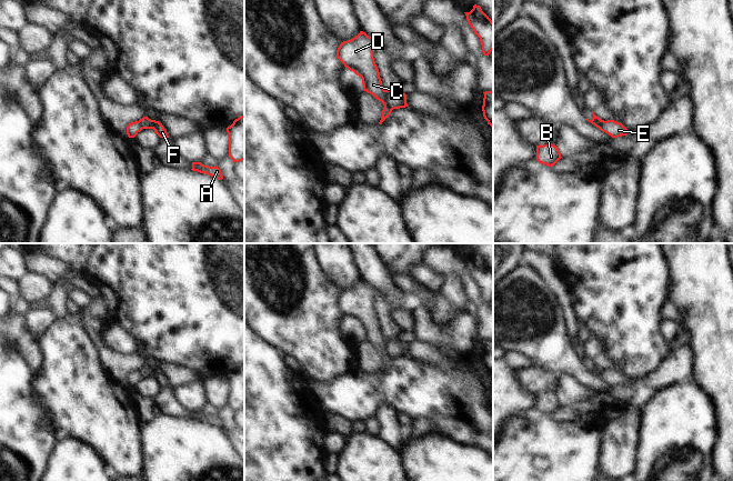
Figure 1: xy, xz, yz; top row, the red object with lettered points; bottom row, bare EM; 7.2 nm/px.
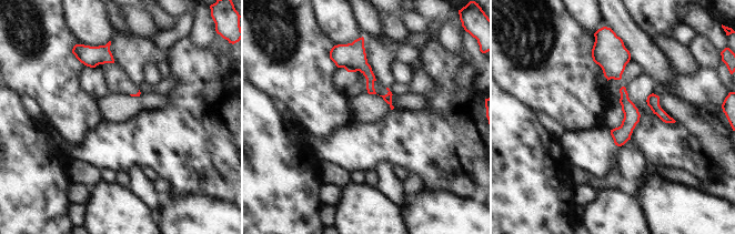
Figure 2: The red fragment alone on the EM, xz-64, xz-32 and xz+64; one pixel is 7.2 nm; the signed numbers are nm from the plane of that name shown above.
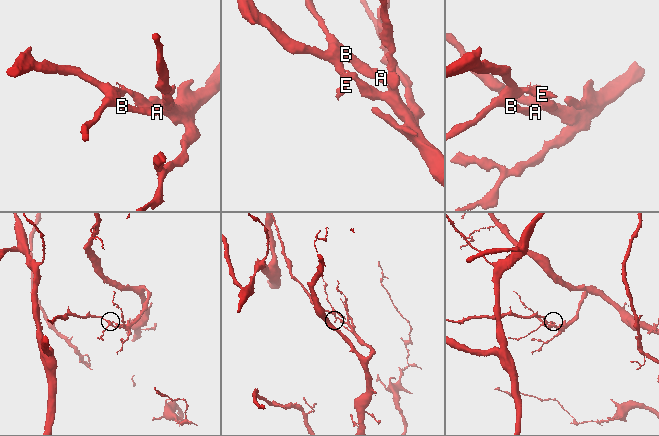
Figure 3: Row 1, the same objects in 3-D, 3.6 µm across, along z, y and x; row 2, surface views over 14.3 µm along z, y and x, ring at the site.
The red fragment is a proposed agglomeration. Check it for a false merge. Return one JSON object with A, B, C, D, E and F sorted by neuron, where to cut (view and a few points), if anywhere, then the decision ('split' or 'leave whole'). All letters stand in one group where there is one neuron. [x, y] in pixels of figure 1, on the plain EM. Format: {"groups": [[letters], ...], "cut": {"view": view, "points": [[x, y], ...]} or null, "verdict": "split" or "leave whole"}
{"groups": [["A", "B", "C", "D", "E"], ["F"]], "cut": {"view": "xz", "points": [[384, 339], [384, 350], [391, 359]]}, "verdict": "split"}

